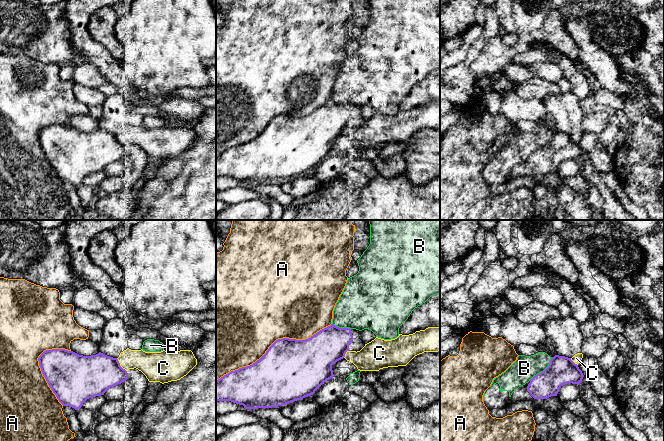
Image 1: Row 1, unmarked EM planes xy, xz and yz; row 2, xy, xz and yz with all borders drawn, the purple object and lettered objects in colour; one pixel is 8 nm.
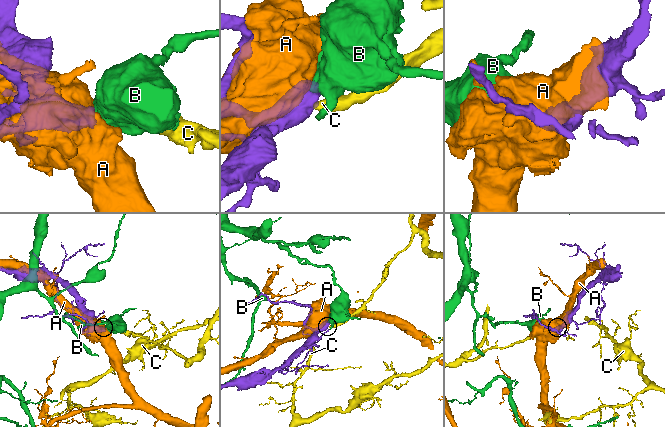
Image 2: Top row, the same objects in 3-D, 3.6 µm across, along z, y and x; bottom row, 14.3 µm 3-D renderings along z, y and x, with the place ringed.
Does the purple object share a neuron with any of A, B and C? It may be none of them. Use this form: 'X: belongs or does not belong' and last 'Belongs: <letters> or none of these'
A: does not belong
B: does not belong
C: does not belong
Belongs: none of these

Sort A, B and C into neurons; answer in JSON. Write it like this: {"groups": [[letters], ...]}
{"groups": [["A"], ["B"], ["C"]]}

